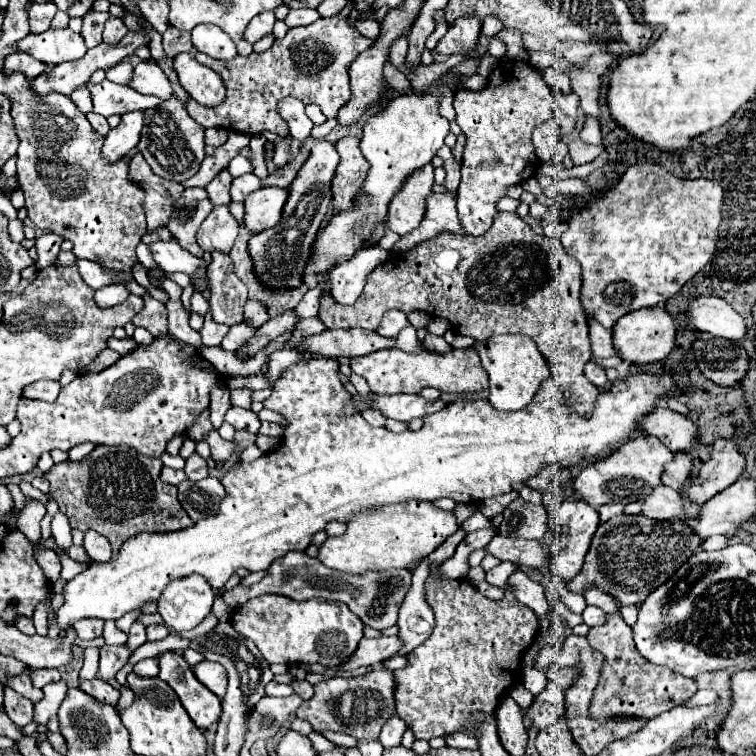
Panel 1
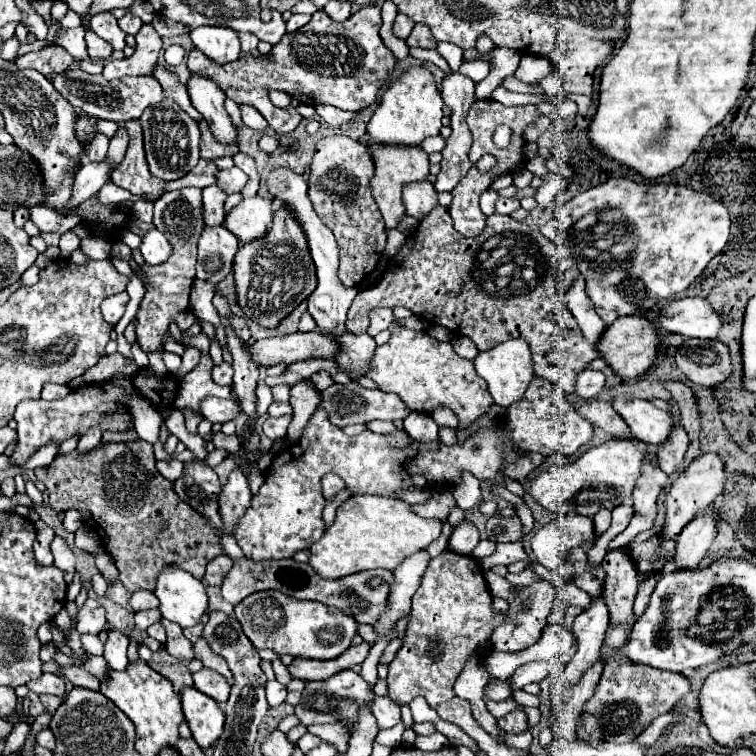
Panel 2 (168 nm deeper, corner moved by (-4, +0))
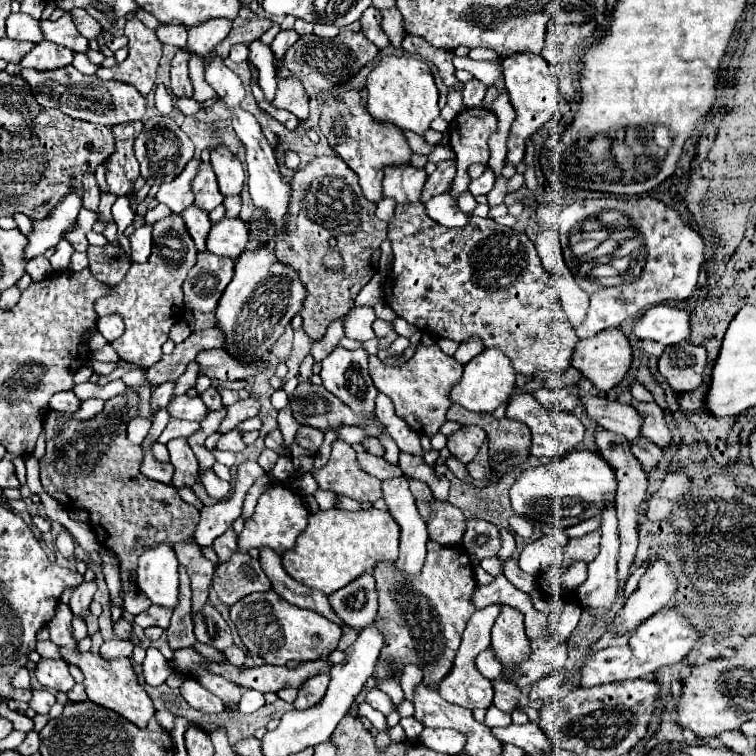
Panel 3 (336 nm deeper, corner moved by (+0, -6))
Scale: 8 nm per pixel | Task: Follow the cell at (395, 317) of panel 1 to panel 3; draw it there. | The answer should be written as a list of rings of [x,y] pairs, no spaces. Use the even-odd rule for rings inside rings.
[[[354,307],[344,317],[344,335],[354,341],[368,341],[374,339],[374,323],[376,315],[372,307]]]

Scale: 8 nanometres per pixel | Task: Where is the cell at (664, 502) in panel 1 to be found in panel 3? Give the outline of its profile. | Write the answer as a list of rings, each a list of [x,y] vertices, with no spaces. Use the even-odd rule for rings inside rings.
[[[640,435],[634,443],[630,443],[630,451],[644,465],[646,475],[652,475],[662,457],[660,447],[656,443],[650,443],[650,439],[646,439],[644,435]]]

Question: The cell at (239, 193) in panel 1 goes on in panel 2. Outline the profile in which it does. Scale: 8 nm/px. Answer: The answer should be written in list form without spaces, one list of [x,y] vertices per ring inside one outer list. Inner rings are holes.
[[[238,167],[220,171],[218,181],[216,181],[216,185],[220,185],[220,189],[224,189],[228,195],[230,193],[240,193],[246,183],[248,183],[248,175]]]

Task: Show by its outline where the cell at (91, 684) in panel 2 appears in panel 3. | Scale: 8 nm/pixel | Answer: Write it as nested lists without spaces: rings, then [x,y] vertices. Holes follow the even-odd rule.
[[[40,659],[34,673],[42,687],[64,693],[68,693],[74,687],[74,679],[70,677],[68,663],[64,659]]]

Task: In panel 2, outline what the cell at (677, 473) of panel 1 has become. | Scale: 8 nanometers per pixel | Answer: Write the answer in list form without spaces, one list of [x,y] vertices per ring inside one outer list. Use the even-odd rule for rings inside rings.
[[[676,425],[672,435],[668,437],[666,443],[662,443],[658,447],[658,455],[660,455],[660,469],[666,475],[672,475],[678,471],[680,463],[684,461],[684,455],[688,451],[688,435],[684,431],[682,425]]]

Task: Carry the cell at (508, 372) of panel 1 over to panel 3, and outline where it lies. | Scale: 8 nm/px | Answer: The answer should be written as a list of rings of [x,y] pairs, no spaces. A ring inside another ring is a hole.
[[[484,349],[472,361],[464,365],[460,381],[450,391],[450,401],[476,413],[492,413],[500,403],[508,399],[512,389],[516,387],[516,371],[512,361],[498,349]]]

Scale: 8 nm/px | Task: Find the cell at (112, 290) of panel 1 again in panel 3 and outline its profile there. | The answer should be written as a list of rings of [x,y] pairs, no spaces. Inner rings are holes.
[[[106,315],[106,317],[98,319],[96,329],[104,335],[104,339],[108,339],[108,343],[112,343],[114,339],[118,339],[122,335],[124,323],[122,323],[122,317],[118,317],[118,315]]]

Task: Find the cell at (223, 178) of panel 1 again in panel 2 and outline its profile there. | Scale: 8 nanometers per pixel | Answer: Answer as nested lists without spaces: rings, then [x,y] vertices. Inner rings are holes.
[[[210,185],[210,187],[202,189],[202,201],[204,201],[206,225],[220,225],[226,217],[226,213],[224,213],[226,193],[222,193],[222,189],[218,189],[218,185]]]

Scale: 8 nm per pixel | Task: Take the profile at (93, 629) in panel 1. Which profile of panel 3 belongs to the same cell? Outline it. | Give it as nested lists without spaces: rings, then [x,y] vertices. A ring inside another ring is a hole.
[[[90,581],[90,583],[80,583],[72,595],[70,595],[70,609],[74,615],[82,615],[84,619],[90,615],[90,601],[92,601],[92,595],[96,593],[96,581]]]

